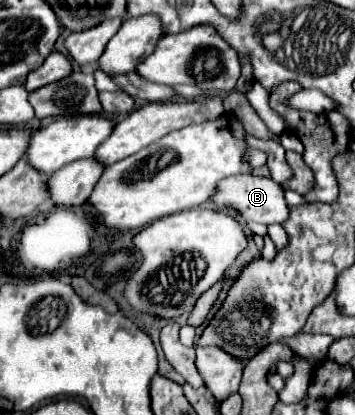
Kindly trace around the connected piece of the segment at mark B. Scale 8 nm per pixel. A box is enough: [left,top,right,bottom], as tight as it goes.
[212,175,288,223]

